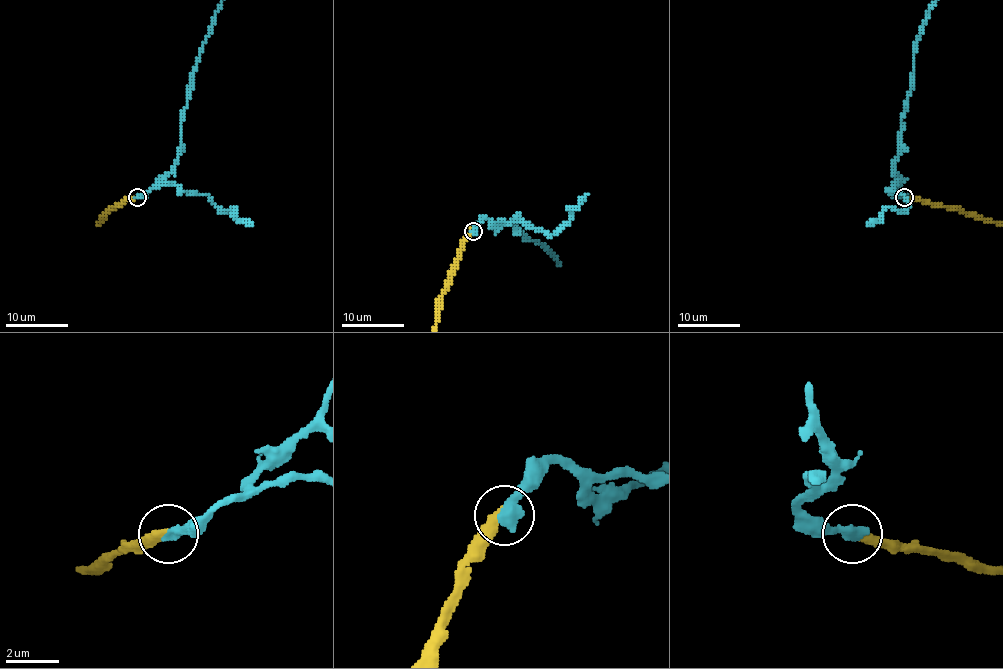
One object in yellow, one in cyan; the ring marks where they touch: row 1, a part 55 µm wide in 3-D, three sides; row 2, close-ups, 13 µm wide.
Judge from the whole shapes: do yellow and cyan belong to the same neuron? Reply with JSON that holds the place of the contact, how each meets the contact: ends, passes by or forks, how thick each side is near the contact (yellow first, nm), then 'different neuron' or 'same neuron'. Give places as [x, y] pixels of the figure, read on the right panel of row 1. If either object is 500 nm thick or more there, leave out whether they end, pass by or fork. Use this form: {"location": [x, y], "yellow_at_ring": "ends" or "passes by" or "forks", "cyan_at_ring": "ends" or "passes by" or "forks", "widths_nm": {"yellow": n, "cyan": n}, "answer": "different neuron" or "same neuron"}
{"location": [904, 197], "widths_nm": {"yellow": 400, "cyan": 500}, "answer": "same neuron"}

